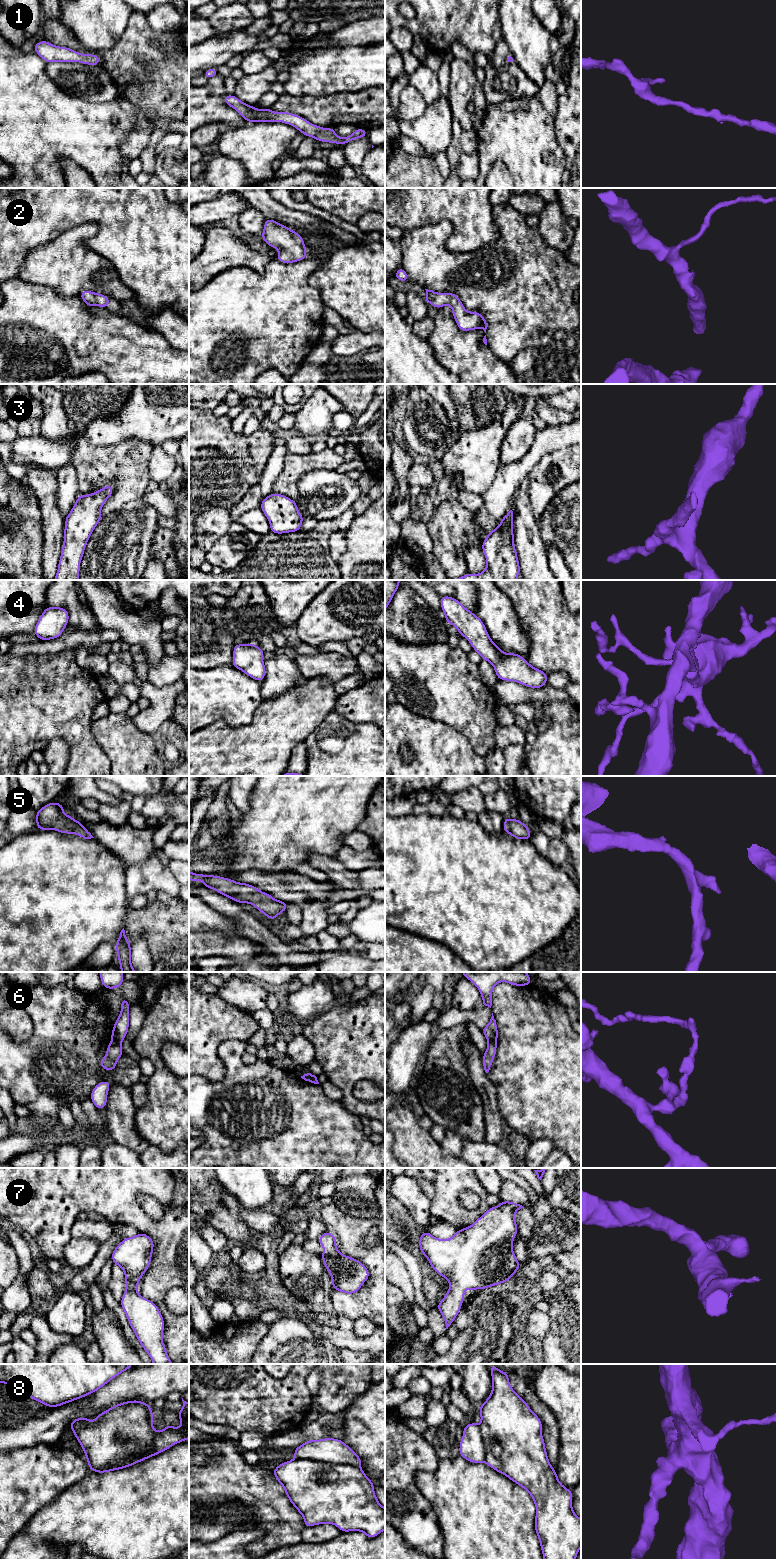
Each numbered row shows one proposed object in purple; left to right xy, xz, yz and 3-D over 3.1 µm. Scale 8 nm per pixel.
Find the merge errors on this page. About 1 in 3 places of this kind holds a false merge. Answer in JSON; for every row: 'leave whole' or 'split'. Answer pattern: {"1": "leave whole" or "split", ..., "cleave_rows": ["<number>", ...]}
{"1": "leave whole", "2": "leave whole", "3": "leave whole", "4": "leave whole", "5": "leave whole", "6": "split", "7": "leave whole", "8": "split", "cleave_rows": ["6", "8"]}

